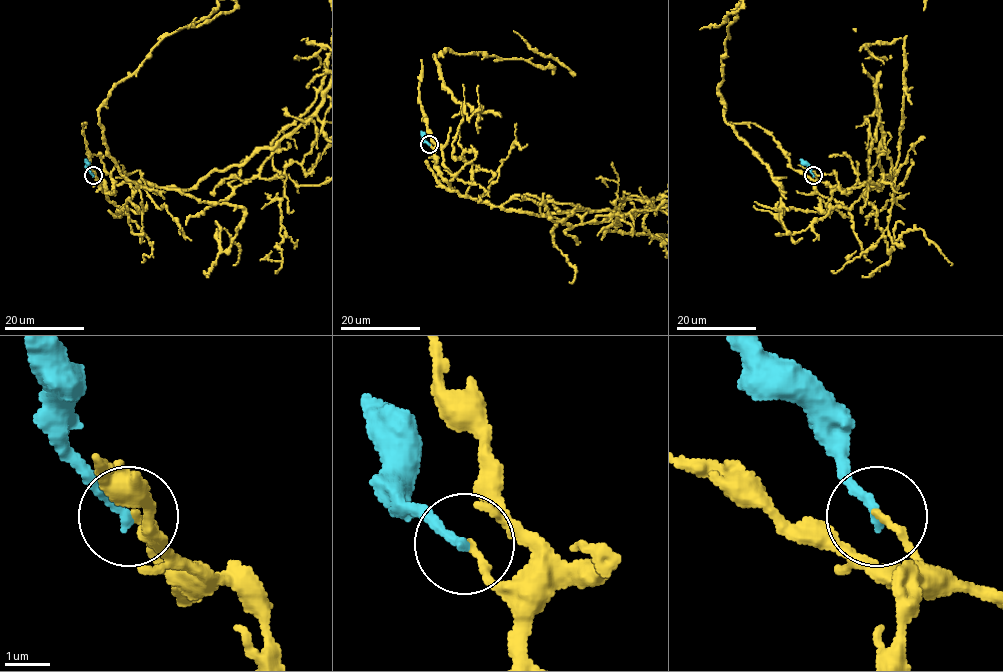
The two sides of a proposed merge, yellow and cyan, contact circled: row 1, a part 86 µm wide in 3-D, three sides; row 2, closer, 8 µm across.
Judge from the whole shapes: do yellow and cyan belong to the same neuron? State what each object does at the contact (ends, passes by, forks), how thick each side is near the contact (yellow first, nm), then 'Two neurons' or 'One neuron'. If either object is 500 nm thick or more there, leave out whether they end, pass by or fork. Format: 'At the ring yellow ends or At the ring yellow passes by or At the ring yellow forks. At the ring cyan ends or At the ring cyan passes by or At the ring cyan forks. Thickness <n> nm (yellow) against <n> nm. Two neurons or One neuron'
At the ring yellow ends. At the ring cyan ends. Thickness 170 nm (yellow) against 240 nm. Two neurons

